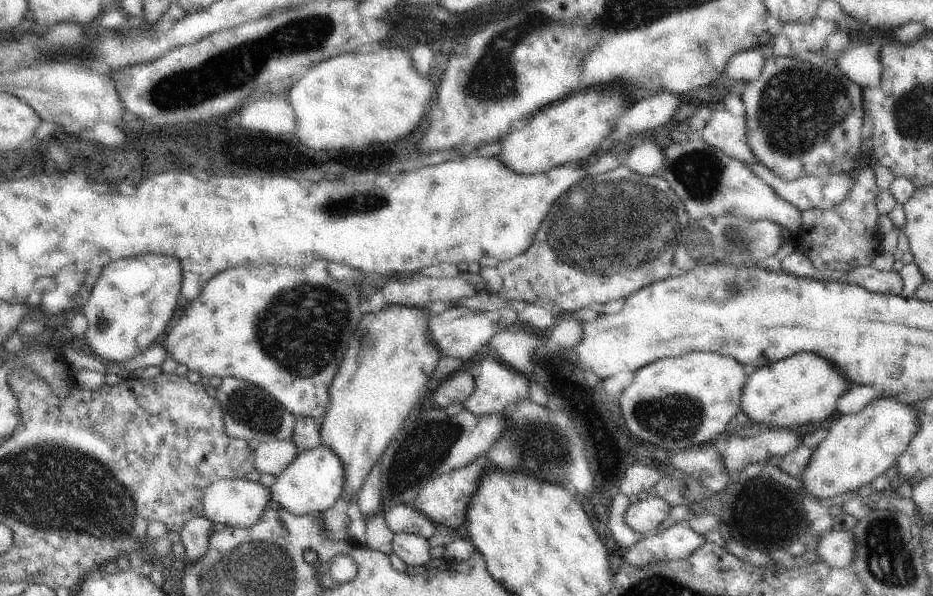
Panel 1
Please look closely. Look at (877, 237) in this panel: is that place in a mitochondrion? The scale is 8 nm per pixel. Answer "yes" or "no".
no

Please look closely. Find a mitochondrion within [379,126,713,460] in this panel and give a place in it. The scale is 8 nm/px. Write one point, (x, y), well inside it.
(615, 231)

